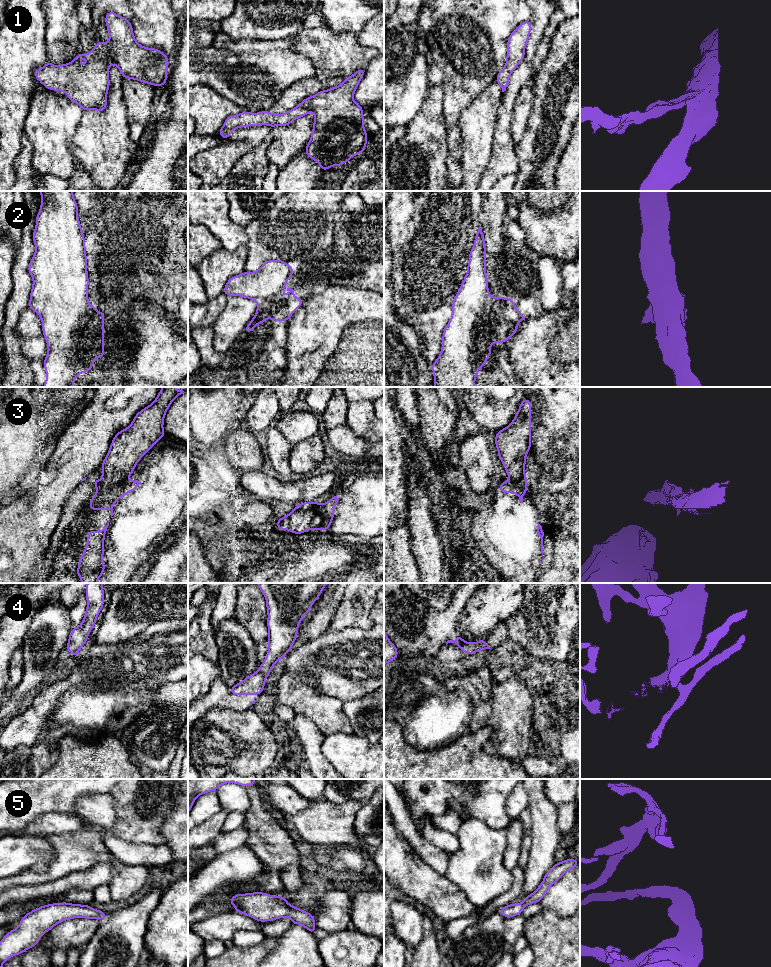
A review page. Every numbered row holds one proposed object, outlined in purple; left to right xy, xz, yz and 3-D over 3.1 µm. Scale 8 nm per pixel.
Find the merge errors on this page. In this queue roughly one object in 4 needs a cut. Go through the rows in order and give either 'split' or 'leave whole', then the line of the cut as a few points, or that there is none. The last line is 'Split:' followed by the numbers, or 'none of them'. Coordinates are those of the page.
1: leave whole; no cut
2: leave whole; no cut
3: split; cut in yz along (502, 483), (508, 483), (521, 496)
4: leave whole; no cut
5: leave whole; no cut
Split: 3

